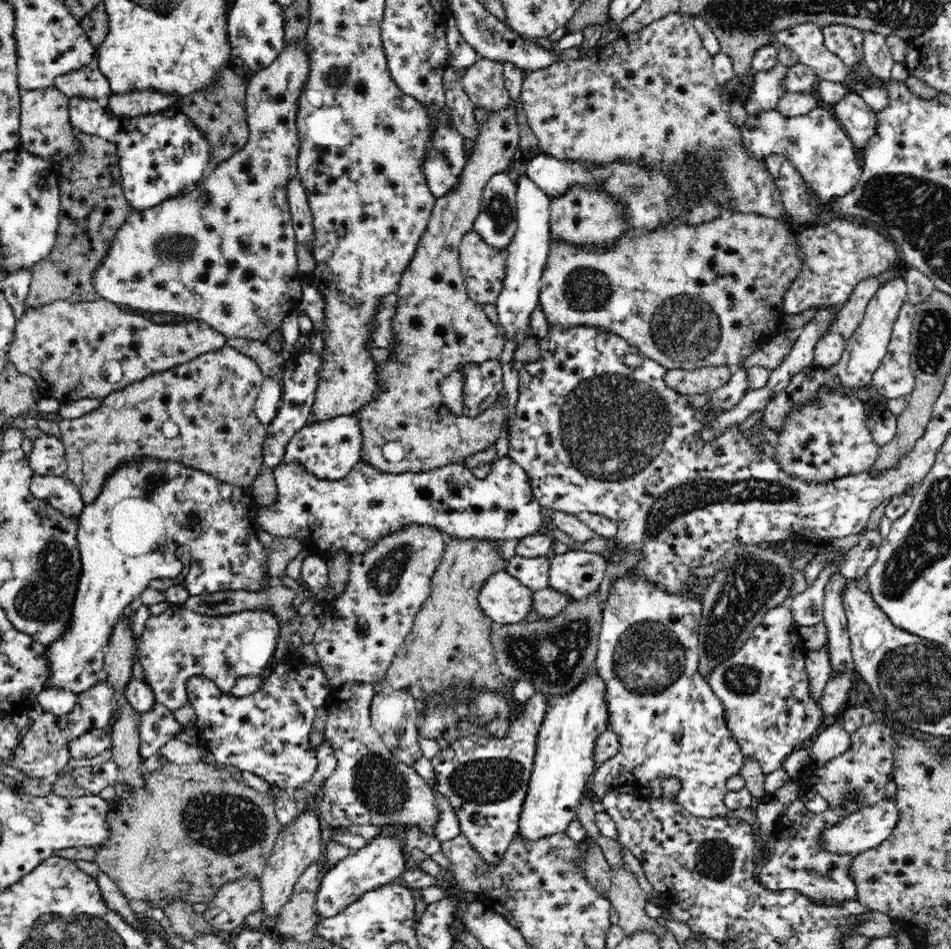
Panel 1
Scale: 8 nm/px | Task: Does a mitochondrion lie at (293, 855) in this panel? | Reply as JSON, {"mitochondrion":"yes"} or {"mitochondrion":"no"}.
{"mitochondrion":"no"}

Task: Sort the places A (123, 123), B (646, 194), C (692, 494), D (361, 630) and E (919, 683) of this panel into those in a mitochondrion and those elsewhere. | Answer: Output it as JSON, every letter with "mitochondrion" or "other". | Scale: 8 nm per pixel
{"A":"other","B":"mitochondrion","C":"mitochondrion","D":"other","E":"mitochondrion"}

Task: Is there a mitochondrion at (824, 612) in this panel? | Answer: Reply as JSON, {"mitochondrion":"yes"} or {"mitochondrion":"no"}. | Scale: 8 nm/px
{"mitochondrion":"no"}

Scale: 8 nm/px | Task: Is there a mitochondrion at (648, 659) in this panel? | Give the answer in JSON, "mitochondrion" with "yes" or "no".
{"mitochondrion":"yes"}

